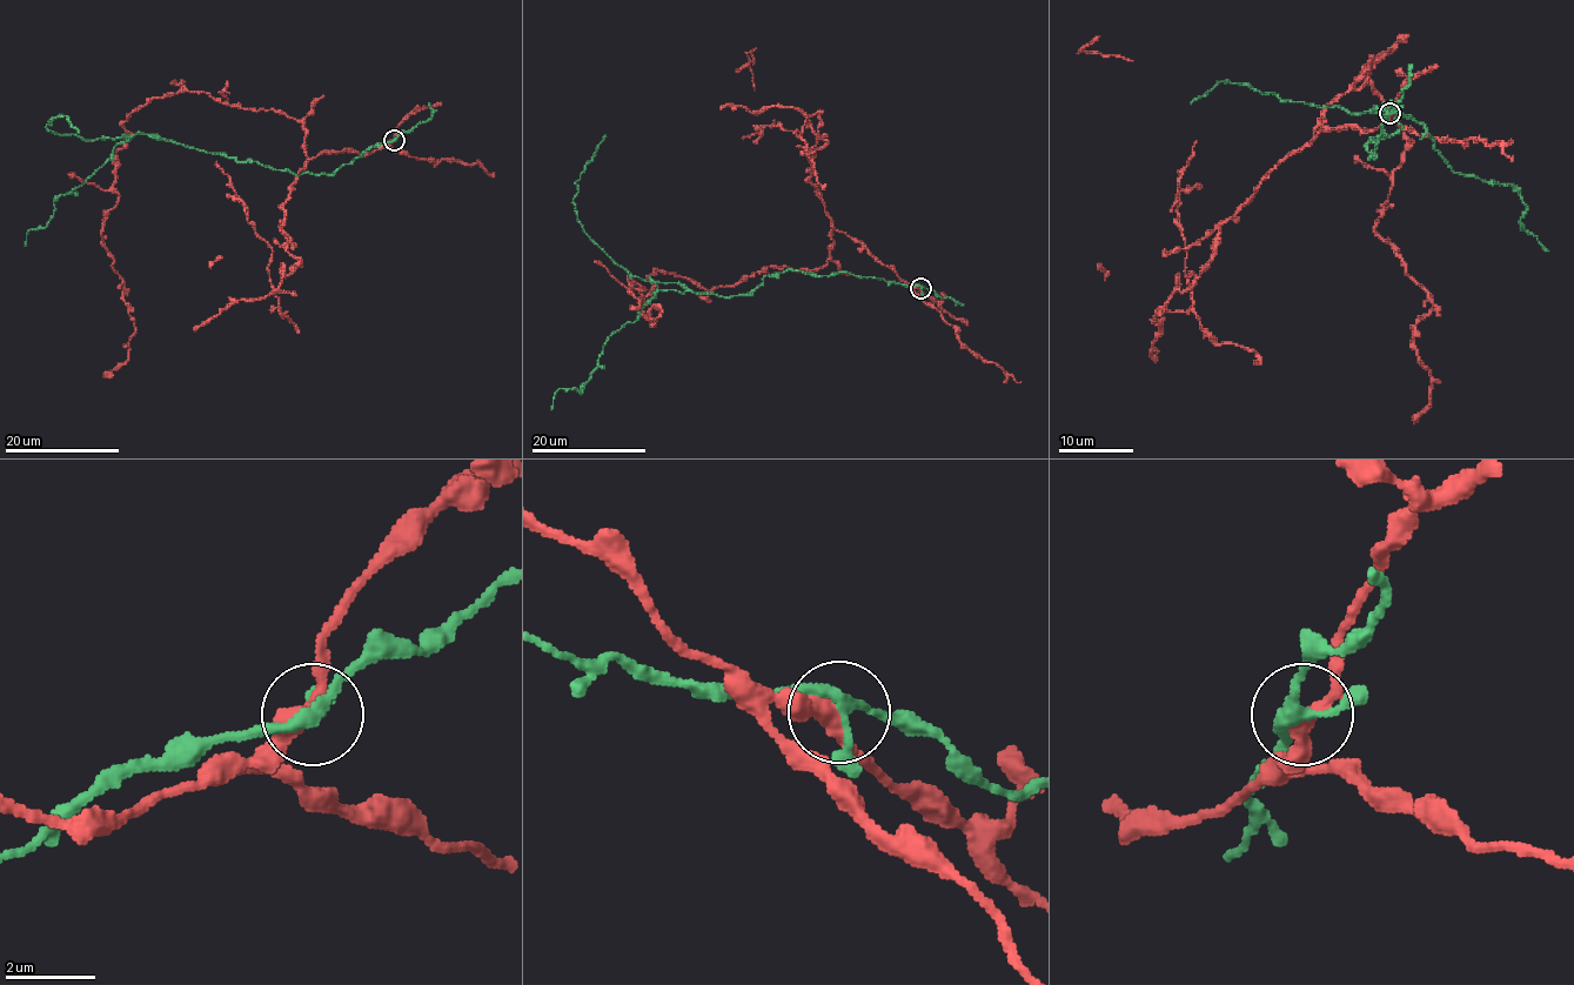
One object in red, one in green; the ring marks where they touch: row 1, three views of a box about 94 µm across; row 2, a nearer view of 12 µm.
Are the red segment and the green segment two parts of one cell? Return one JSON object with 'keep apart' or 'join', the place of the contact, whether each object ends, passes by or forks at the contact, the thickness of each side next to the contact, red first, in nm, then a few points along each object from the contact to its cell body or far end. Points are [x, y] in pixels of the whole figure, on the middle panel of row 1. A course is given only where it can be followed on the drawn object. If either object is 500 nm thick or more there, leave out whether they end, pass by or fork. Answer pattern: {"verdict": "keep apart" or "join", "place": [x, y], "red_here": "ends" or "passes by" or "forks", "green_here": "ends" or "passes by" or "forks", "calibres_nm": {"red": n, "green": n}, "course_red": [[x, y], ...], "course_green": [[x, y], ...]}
{"verdict": "keep apart", "place": [921, 288], "red_here": "passes by", "green_here": "forks", "calibres_nm": {"red": 380, "green": 220}, "course_red": [[921, 288], [835, 229], [824, 266], [705, 290], [656, 269], [630, 290], [662, 313], [630, 306]], "course_green": [[921, 288], [791, 269], [730, 296], [662, 289], [607, 339], [580, 393], [560, 388], [551, 410]]}

